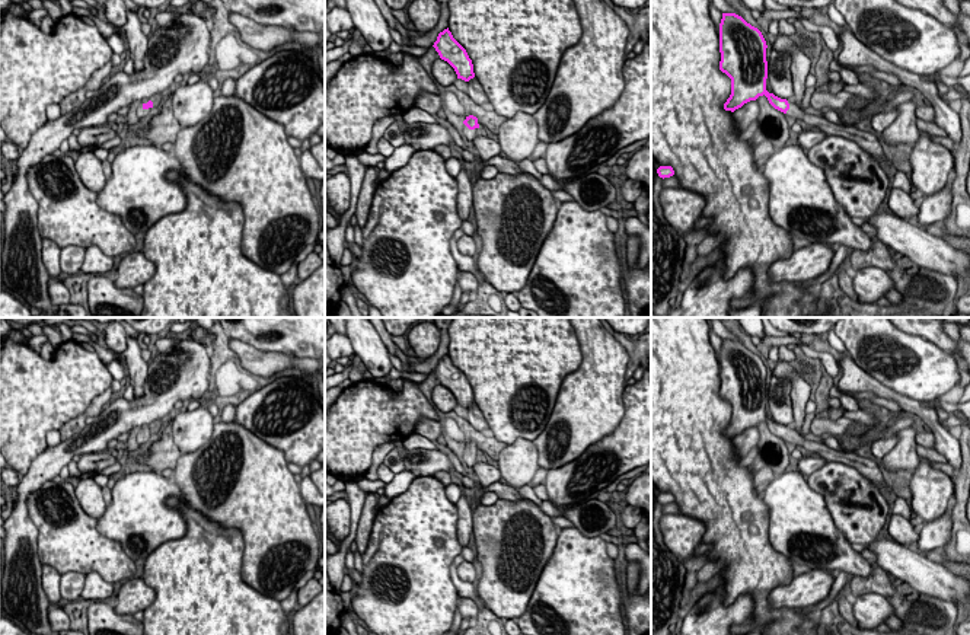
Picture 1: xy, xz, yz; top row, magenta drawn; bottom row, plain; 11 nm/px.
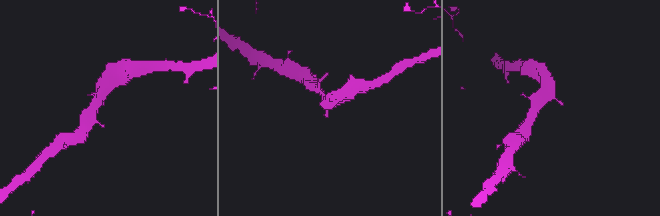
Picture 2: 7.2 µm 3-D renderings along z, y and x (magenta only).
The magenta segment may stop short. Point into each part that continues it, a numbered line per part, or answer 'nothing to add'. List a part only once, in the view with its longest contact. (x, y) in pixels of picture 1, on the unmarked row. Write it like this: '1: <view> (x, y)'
1: xy (143, 440)

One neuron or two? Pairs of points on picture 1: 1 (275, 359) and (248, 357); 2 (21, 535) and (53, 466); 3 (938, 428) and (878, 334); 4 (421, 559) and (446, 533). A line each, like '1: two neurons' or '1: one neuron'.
1: one neuron
2: one neuron
3: two neurons
4: one neuron

